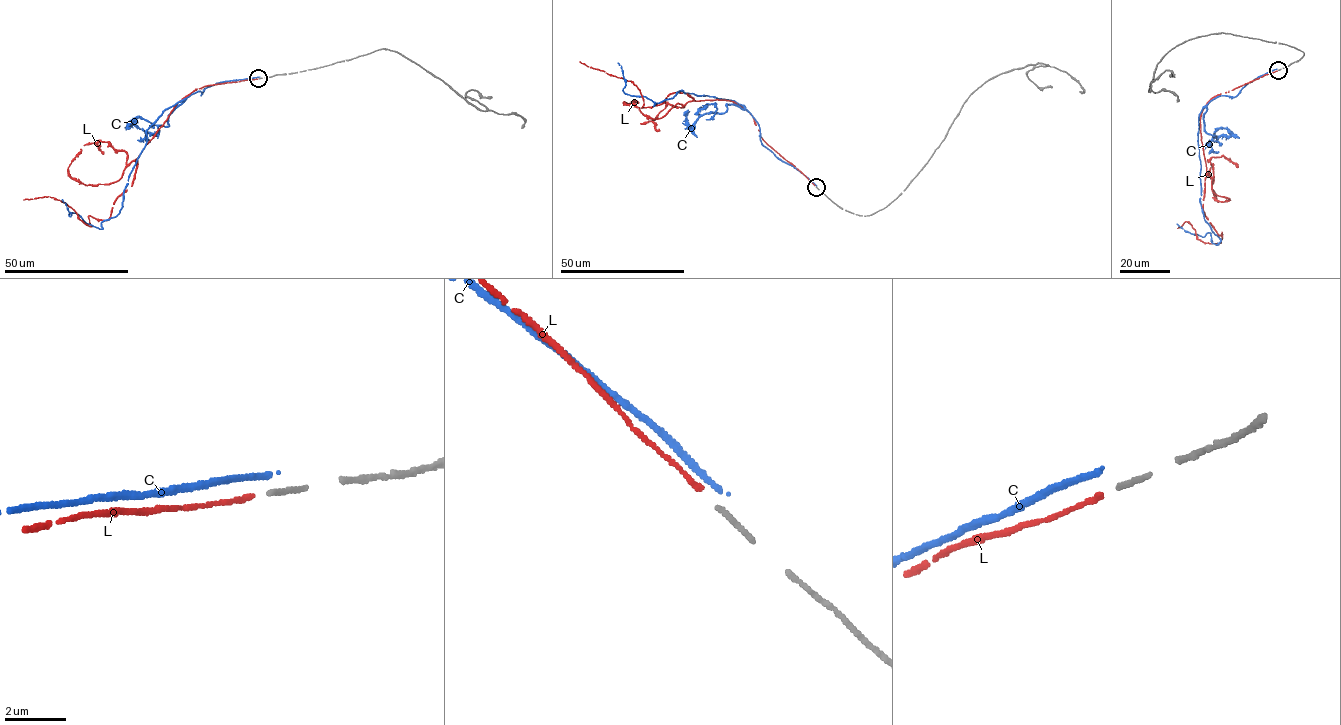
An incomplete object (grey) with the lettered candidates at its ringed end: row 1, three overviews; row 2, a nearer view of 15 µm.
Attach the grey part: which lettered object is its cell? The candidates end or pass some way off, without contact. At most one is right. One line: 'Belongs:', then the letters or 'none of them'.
Belongs: L

